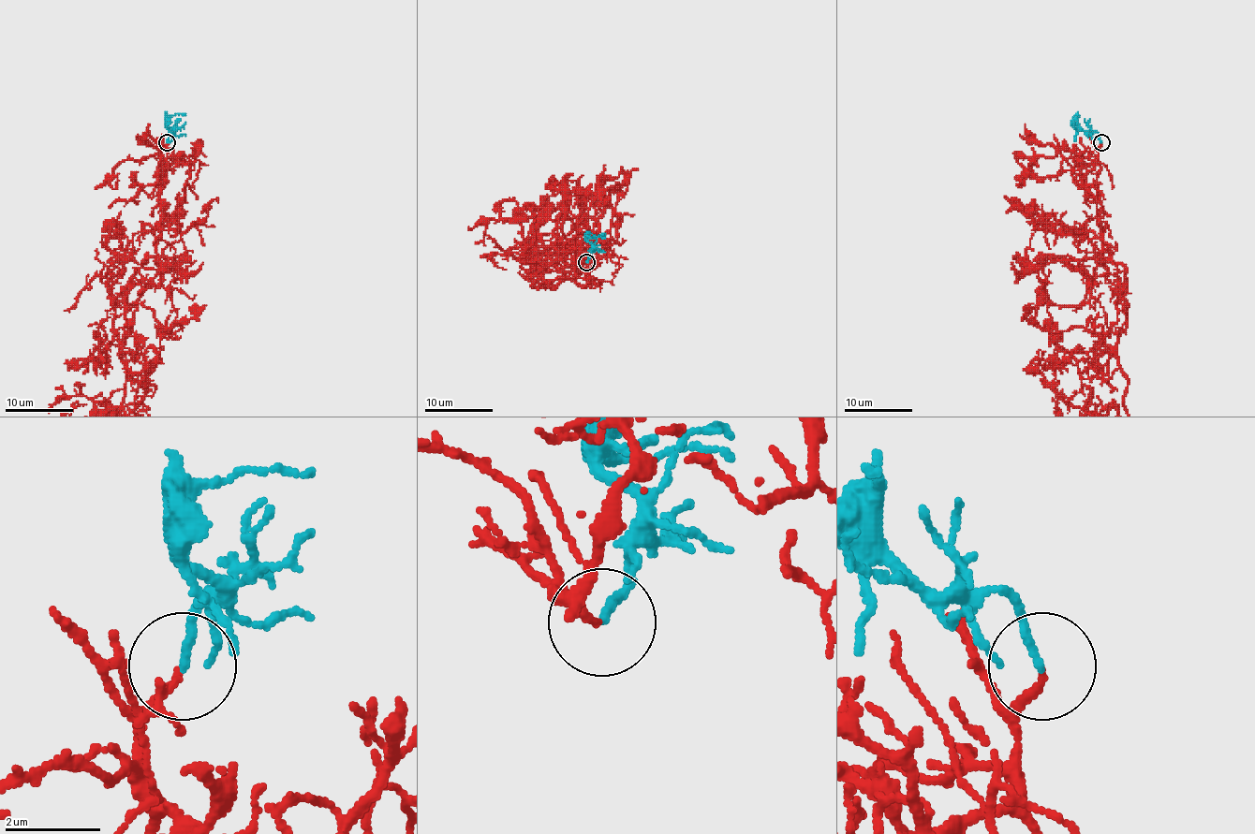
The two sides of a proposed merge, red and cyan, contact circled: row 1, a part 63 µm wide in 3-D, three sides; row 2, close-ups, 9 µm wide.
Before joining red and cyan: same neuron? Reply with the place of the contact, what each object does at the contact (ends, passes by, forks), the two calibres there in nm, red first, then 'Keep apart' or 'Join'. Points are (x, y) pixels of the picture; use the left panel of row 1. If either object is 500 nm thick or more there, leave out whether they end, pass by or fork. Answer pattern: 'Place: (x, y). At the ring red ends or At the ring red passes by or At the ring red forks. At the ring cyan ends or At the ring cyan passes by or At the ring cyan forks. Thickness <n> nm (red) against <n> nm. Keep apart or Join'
Place: (167, 142). At the ring red ends. At the ring cyan ends. Thickness 160 nm (red) against 160 nm. Join

